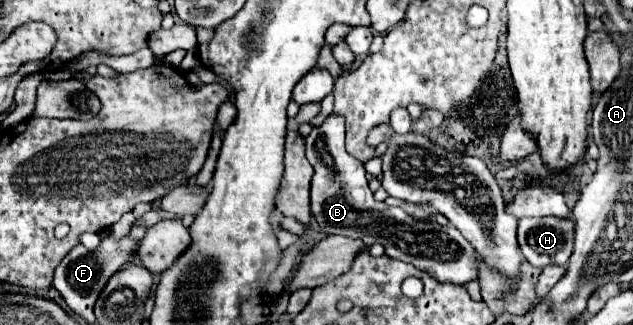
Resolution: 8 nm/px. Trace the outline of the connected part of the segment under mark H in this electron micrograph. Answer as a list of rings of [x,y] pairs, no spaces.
[[[573,216],[557,218],[521,218],[517,240],[529,264],[545,268],[549,264],[567,264],[573,254],[575,220]]]

